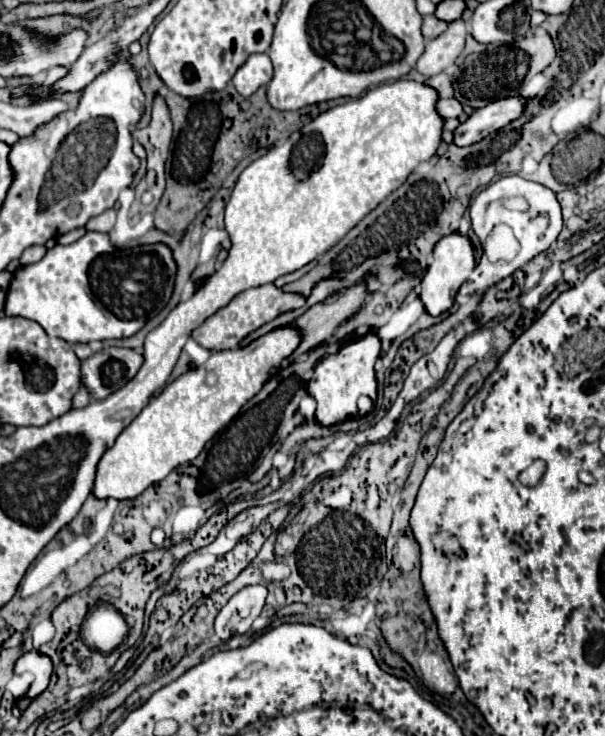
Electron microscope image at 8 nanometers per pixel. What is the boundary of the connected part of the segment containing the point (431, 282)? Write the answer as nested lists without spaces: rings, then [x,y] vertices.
[[[452,233],[448,237],[442,237],[436,247],[434,247],[434,263],[428,267],[424,279],[422,279],[422,291],[420,291],[420,301],[424,303],[426,311],[432,317],[438,317],[452,309],[454,297],[460,289],[460,285],[468,279],[470,271],[474,269],[474,249],[468,237]]]

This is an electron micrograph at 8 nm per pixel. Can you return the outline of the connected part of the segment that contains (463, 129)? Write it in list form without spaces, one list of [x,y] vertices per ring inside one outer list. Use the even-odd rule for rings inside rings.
[[[506,97],[500,101],[494,101],[482,109],[476,109],[468,121],[464,121],[456,131],[454,131],[454,143],[464,147],[482,141],[486,135],[502,129],[504,125],[512,123],[524,113],[526,107],[526,97]]]

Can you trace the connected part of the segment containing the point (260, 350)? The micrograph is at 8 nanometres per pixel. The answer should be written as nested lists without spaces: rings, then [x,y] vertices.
[[[276,327],[276,329],[268,331],[266,335],[260,335],[258,339],[250,341],[244,347],[212,353],[206,363],[198,365],[196,369],[186,371],[184,375],[180,375],[178,379],[168,383],[160,391],[160,395],[152,397],[150,403],[142,409],[142,413],[120,433],[120,437],[114,443],[114,447],[104,453],[104,457],[98,463],[96,483],[94,483],[94,491],[92,493],[98,499],[108,499],[108,497],[134,499],[146,487],[162,481],[178,465],[196,459],[198,453],[204,449],[204,445],[224,425],[228,425],[238,415],[242,405],[246,405],[264,387],[268,377],[272,377],[272,369],[278,369],[282,365],[282,361],[286,361],[296,351],[300,341],[302,341],[300,329],[296,329],[296,327]]]

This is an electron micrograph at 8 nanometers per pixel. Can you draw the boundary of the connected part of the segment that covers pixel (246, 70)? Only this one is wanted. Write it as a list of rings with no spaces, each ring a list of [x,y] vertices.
[[[256,53],[250,55],[244,67],[238,69],[232,83],[242,97],[250,97],[258,87],[268,85],[268,81],[272,81],[272,73],[274,71],[270,57],[266,53]]]

